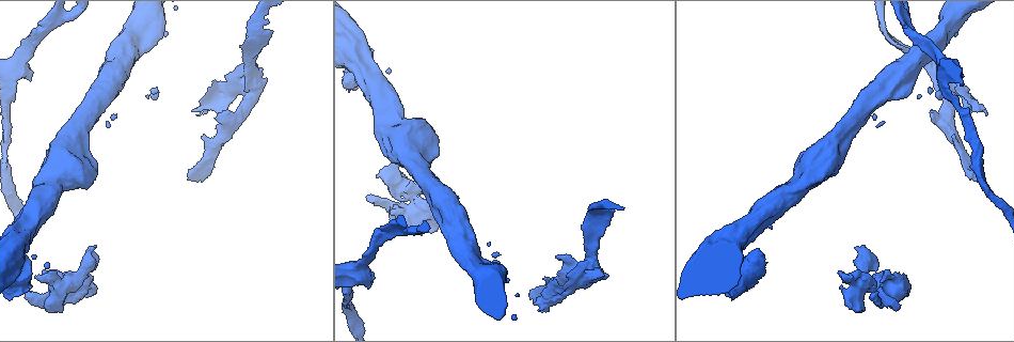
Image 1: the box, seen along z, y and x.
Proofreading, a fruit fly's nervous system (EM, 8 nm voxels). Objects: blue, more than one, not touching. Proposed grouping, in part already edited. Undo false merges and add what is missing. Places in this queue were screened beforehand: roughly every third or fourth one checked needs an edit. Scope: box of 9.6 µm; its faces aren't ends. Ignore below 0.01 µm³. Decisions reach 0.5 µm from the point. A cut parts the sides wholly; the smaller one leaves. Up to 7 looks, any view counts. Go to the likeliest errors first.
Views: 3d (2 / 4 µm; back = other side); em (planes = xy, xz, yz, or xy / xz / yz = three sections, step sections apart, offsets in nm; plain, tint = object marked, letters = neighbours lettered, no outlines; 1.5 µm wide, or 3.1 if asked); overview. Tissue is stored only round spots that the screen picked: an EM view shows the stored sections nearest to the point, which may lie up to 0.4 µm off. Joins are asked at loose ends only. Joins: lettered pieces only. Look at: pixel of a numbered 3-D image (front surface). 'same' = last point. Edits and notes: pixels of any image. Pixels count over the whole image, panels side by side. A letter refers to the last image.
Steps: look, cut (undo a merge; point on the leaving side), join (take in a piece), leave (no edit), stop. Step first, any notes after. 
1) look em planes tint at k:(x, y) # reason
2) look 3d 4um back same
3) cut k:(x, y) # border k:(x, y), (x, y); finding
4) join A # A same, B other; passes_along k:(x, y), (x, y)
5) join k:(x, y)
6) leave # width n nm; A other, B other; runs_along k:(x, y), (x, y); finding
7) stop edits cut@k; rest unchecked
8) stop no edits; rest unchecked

look 3d 2um at 1:(216, 120) # an open end

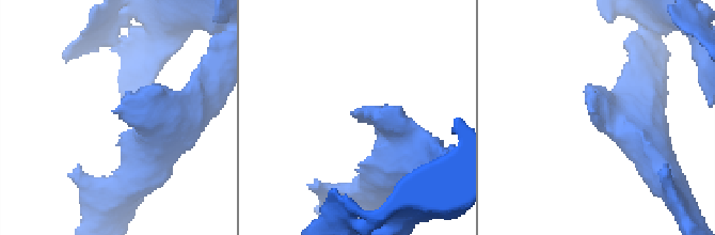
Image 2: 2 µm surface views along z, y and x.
look em yz step 4 tint at 2:(114, 111) # shape alone is not enough

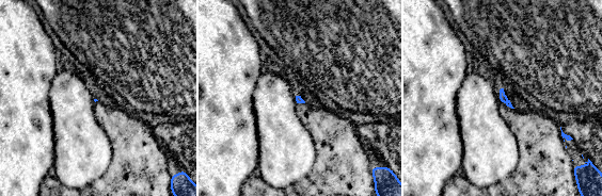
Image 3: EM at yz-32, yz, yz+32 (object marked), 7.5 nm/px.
look em planes letters same # another direction

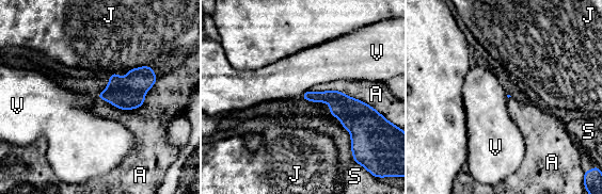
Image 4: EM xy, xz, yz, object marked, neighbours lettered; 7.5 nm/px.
leave # A other, J other, S other, V other; border 4:(157, 78), (131, 109), (95, 97); no lettered piece goes on from it

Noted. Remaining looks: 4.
look em planes letters at 1:(898, 306) # branch stops here

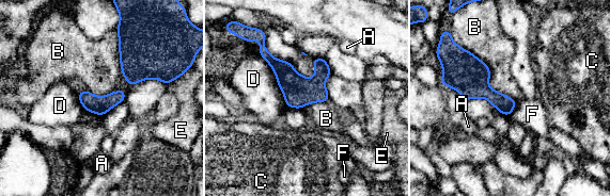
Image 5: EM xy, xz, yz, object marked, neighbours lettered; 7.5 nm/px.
leave # A other, B other, C other, D other, E other, F other; no lettered piece goes on from it

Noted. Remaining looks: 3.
look em xy step 4 tint at 1:(94, 246) # branch stops here

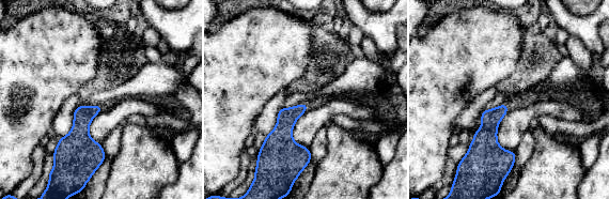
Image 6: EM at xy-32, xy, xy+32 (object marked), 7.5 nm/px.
look em planes letters same # another direction

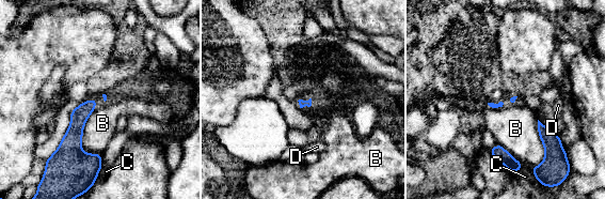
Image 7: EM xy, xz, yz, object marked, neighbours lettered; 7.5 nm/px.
leave # longest_contact B 360 nm; B other, C other, D other; runs_along 7:(93, 102), (76, 149), (94, 163); none of them fits

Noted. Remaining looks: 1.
stop no edits; rest unchecked

